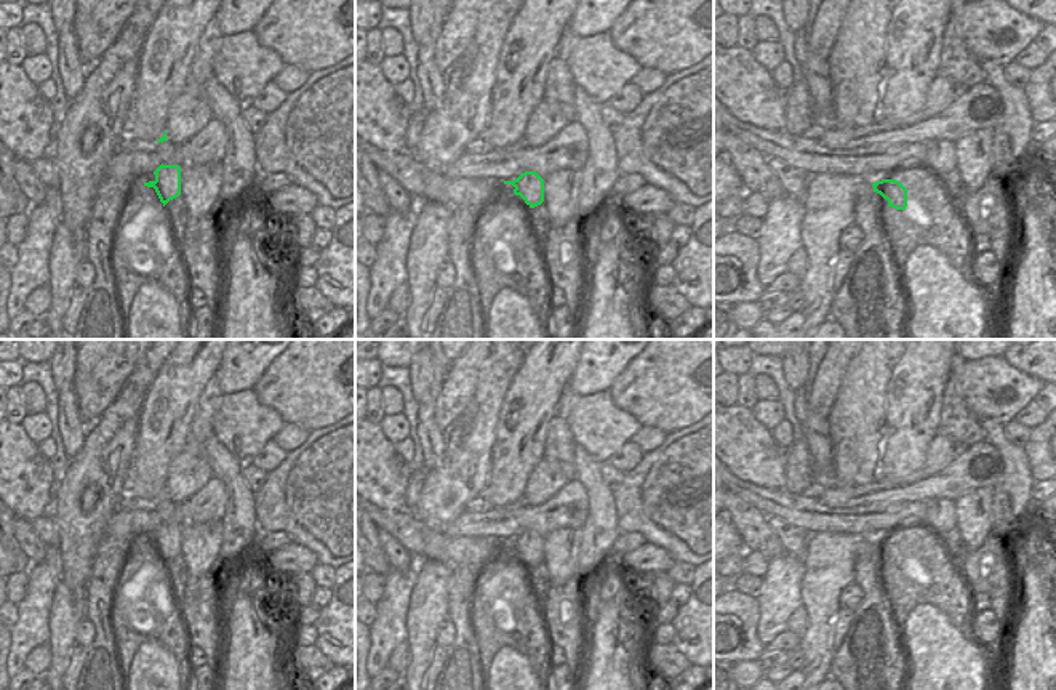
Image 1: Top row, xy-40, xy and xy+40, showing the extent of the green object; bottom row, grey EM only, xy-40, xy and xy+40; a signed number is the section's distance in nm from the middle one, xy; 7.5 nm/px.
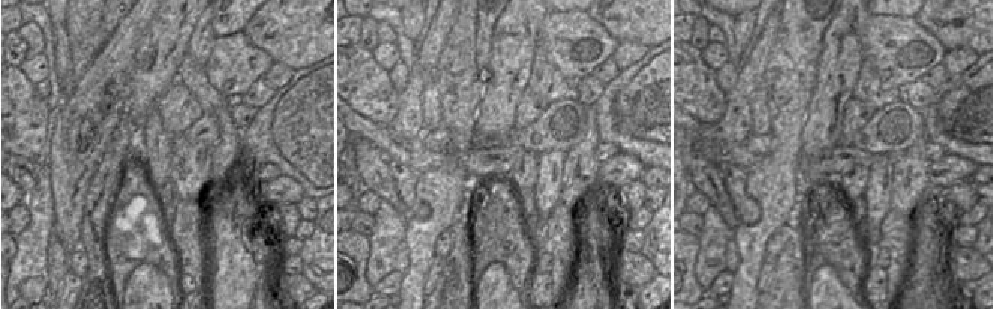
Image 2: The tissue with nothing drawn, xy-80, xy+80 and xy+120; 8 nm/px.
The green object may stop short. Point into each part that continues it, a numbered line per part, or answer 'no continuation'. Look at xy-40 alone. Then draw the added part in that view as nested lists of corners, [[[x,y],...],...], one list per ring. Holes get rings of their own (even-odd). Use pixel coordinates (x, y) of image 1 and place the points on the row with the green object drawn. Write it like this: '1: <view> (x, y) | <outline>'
no continuation

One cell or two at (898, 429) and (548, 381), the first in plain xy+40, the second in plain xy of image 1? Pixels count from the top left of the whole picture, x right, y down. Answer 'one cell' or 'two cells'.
one cell

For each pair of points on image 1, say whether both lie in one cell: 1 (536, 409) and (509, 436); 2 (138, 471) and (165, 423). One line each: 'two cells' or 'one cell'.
1: one cell
2: two cells

